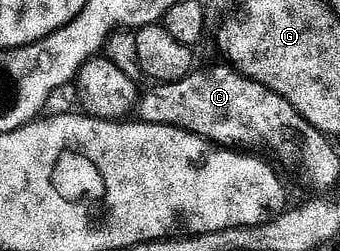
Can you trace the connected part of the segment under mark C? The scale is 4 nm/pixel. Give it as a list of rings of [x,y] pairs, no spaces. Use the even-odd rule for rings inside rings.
[[[230,64],[215,65],[212,69],[196,68],[187,77],[179,80],[156,84],[156,89],[151,89],[139,101],[139,113],[144,122],[149,125],[168,125],[196,133],[220,147],[239,147],[243,141],[243,125],[251,133],[256,133],[263,141],[271,144],[271,153],[278,155],[283,149],[290,149],[301,145],[307,149],[309,143],[315,143],[315,136],[319,130],[315,129],[301,116],[298,111],[287,102],[284,97],[271,93],[261,83],[244,77]]]

